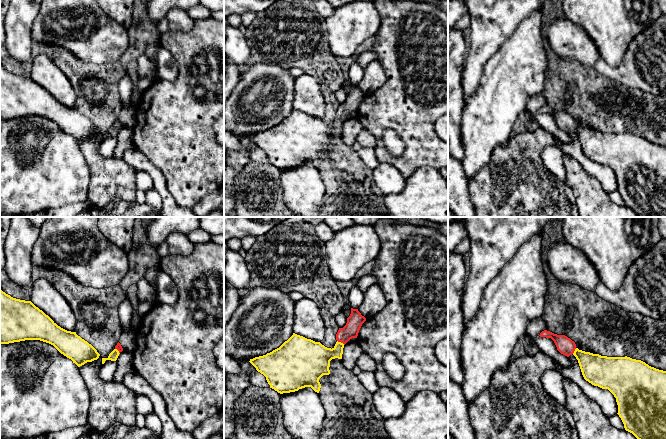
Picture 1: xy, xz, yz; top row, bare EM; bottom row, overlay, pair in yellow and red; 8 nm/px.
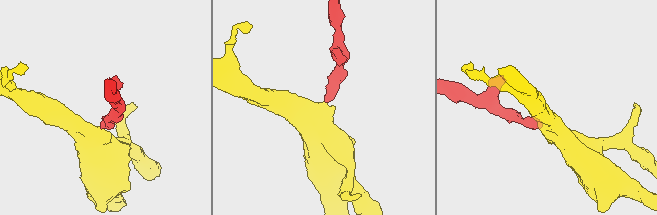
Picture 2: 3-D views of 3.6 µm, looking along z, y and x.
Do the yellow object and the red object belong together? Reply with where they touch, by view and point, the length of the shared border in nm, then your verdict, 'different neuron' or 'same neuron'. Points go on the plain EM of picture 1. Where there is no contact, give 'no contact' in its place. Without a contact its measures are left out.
contact xz (340, 118); length 70 nm; same neuron

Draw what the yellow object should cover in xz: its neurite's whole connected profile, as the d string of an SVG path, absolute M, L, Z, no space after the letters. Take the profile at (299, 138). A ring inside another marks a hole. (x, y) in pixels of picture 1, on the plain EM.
M351 84L347 99L343 104L339 104L336 110L337 118L332 125L325 123L320 118L293 109L279 124L266 131L250 135L249 138L266 153L270 164L280 170L295 168L305 163L311 163L315 168L319 169L321 164L319 155L323 151L330 150L330 137L335 134L342 135L344 121L350 115L357 114L359 106L365 97L366 94L361 91L358 85Z

